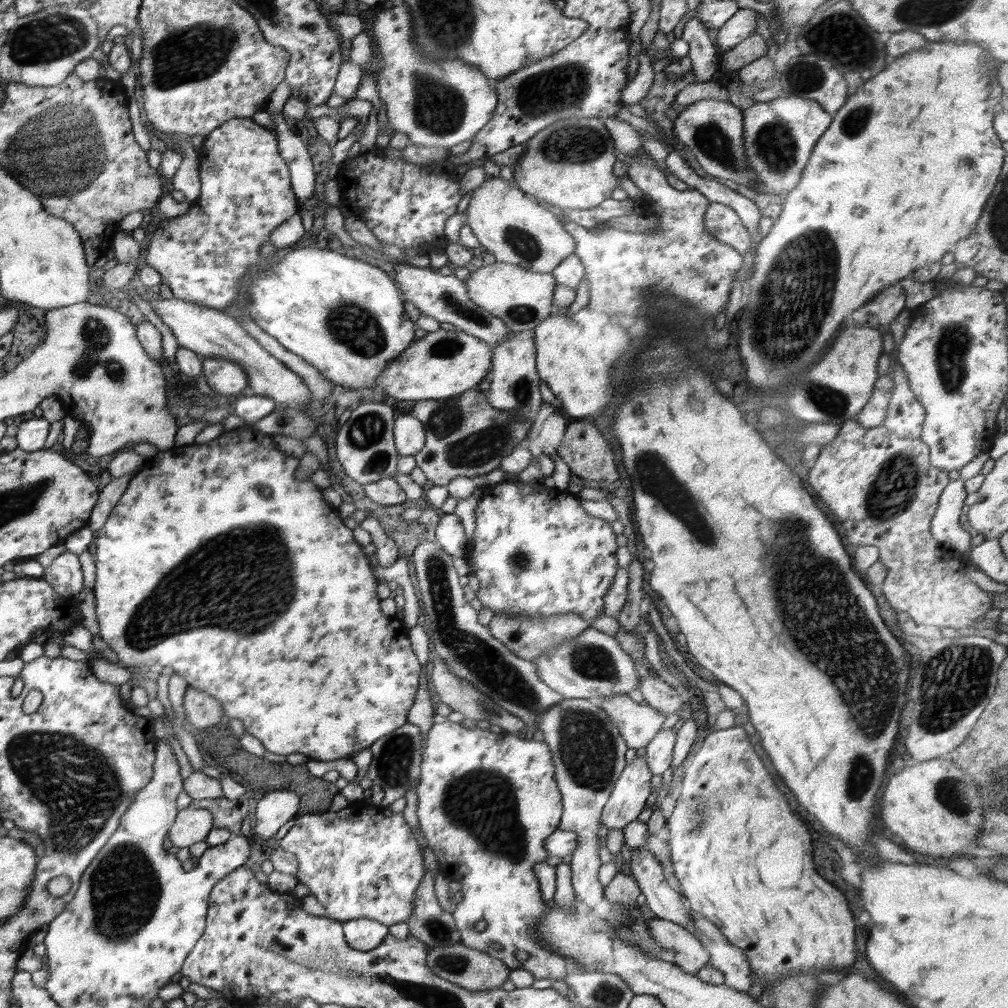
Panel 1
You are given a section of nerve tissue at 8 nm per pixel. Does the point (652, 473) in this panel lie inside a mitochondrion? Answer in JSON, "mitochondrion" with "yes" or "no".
{"mitochondrion":"yes"}

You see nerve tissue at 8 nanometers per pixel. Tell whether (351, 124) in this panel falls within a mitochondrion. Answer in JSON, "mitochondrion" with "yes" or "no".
{"mitochondrion":"no"}

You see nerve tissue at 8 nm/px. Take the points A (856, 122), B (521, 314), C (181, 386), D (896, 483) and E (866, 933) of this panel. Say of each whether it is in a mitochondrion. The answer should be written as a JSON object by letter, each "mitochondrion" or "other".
{"A":"mitochondrion","B":"mitochondrion","C":"other","D":"mitochondrion","E":"other"}

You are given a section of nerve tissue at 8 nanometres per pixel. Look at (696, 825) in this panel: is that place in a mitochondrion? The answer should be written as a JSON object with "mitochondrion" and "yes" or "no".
{"mitochondrion":"yes"}

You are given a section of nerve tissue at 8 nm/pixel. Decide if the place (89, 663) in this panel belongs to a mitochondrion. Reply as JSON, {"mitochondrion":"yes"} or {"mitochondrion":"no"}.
{"mitochondrion":"no"}

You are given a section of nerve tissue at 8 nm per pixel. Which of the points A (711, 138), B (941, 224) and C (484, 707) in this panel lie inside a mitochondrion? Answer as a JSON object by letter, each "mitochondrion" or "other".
{"A":"mitochondrion","B":"other","C":"mitochondrion"}

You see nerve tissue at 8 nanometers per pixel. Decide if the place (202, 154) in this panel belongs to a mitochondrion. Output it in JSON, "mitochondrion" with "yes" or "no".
{"mitochondrion":"no"}

